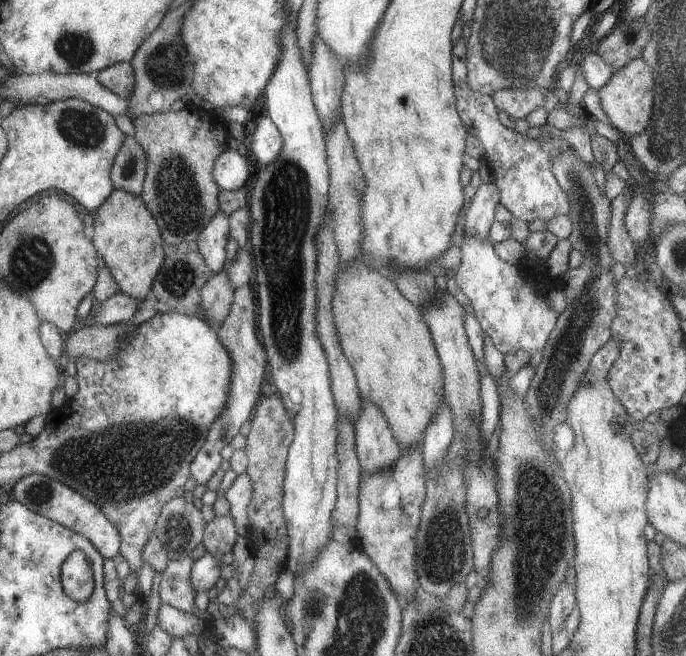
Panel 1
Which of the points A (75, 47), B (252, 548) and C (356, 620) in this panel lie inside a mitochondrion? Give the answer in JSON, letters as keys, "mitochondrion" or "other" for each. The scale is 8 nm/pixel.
{"A":"mitochondrion","B":"other","C":"mitochondrion"}

